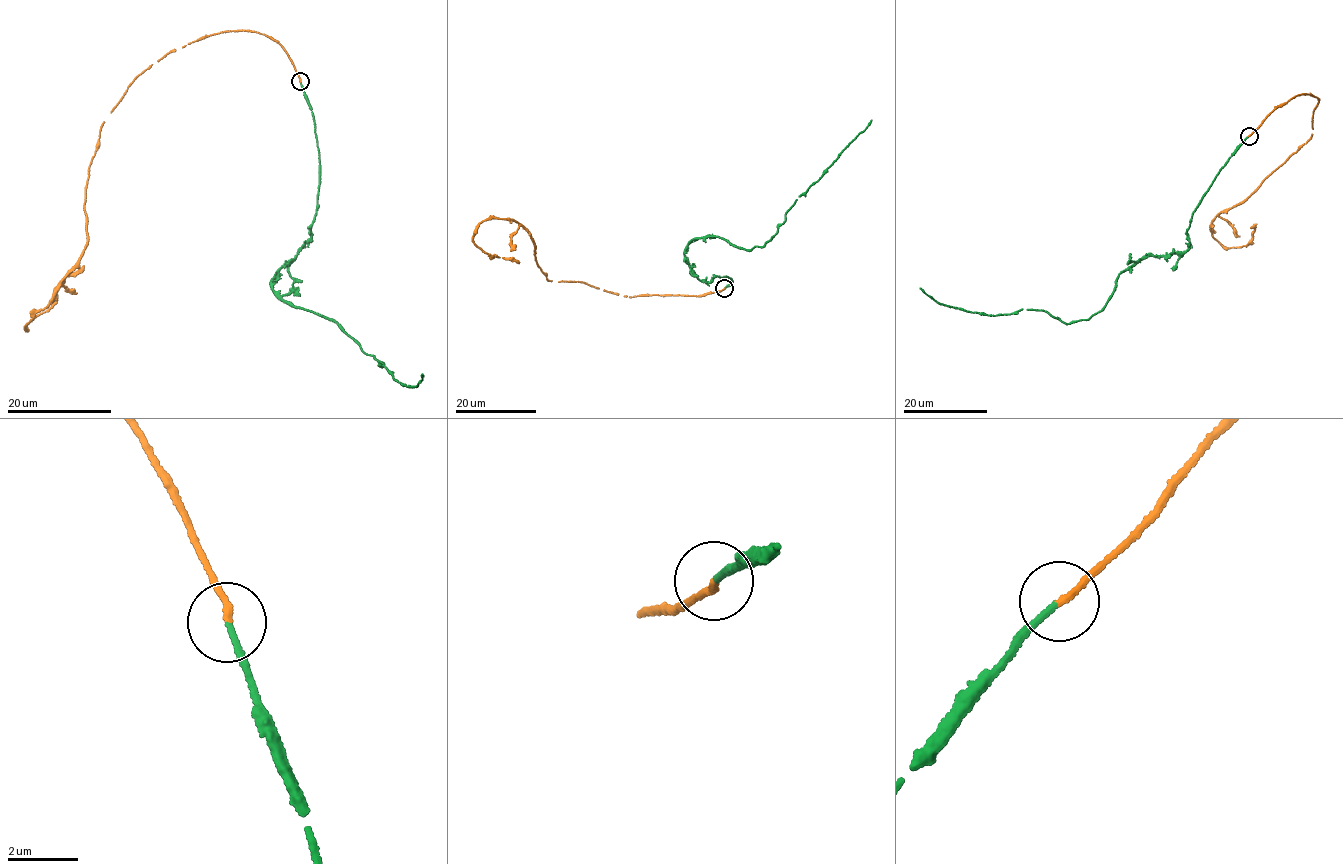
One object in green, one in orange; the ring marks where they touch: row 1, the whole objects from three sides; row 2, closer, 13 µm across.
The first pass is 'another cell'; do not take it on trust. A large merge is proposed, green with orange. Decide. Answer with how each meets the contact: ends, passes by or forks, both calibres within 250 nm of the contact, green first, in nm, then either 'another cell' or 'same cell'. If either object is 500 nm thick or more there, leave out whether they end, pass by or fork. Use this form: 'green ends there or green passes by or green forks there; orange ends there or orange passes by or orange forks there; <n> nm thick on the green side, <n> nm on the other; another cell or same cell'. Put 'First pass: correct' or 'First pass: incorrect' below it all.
green ends there; orange ends there; 180 nm thick on the green side, 190 nm on the other; same cell
First pass: incorrect

